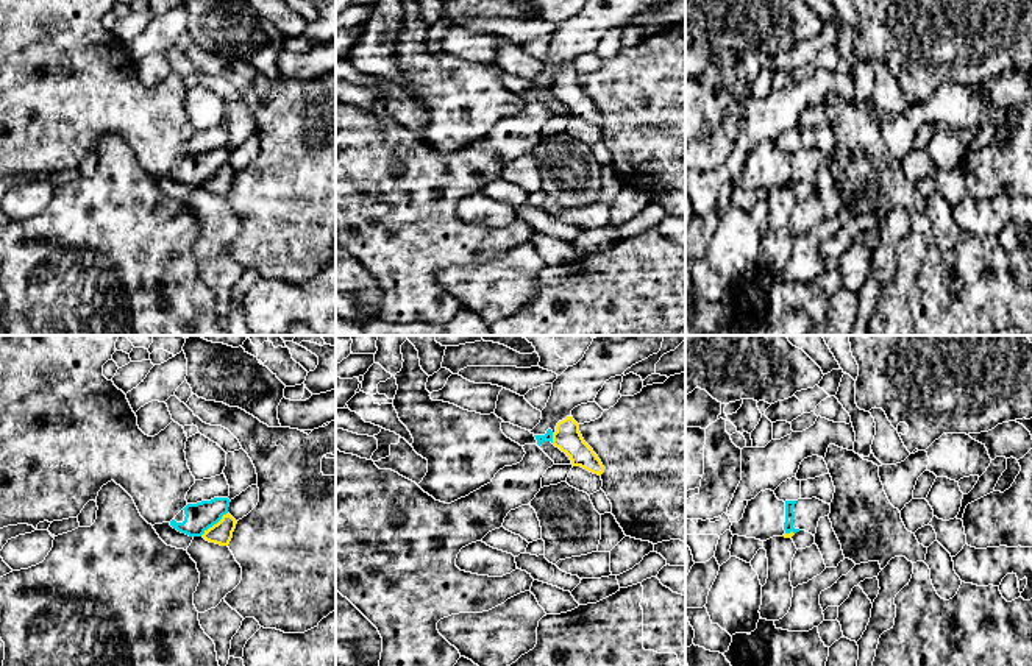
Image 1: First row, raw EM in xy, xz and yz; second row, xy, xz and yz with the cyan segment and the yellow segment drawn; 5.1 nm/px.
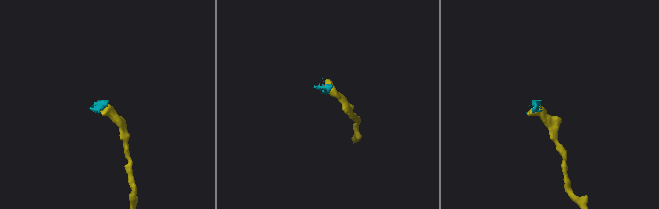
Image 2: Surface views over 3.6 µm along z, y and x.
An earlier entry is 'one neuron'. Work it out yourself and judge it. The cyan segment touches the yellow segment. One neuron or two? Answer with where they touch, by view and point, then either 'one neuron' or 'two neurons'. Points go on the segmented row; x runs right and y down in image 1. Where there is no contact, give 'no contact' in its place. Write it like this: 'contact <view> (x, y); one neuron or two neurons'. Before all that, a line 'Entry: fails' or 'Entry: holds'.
Entry: fails
contact xy (213, 524); two neurons

